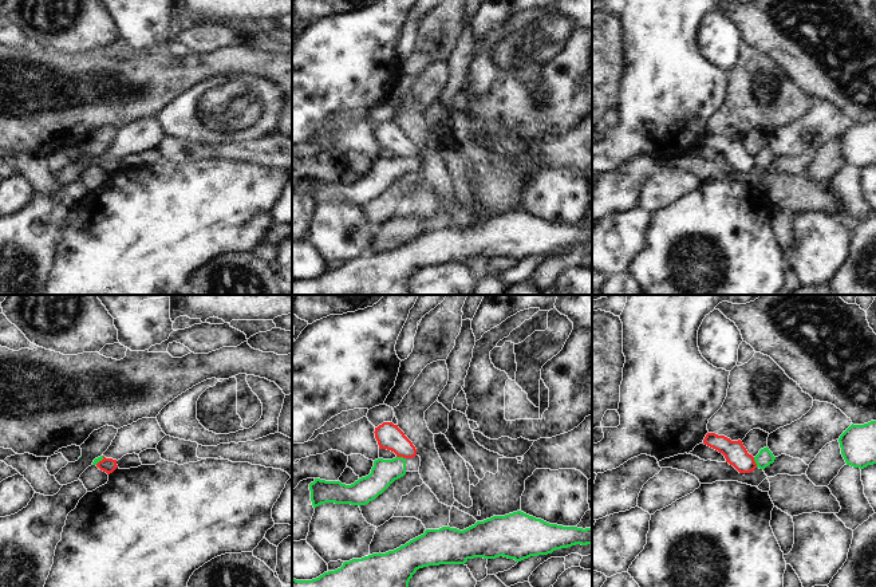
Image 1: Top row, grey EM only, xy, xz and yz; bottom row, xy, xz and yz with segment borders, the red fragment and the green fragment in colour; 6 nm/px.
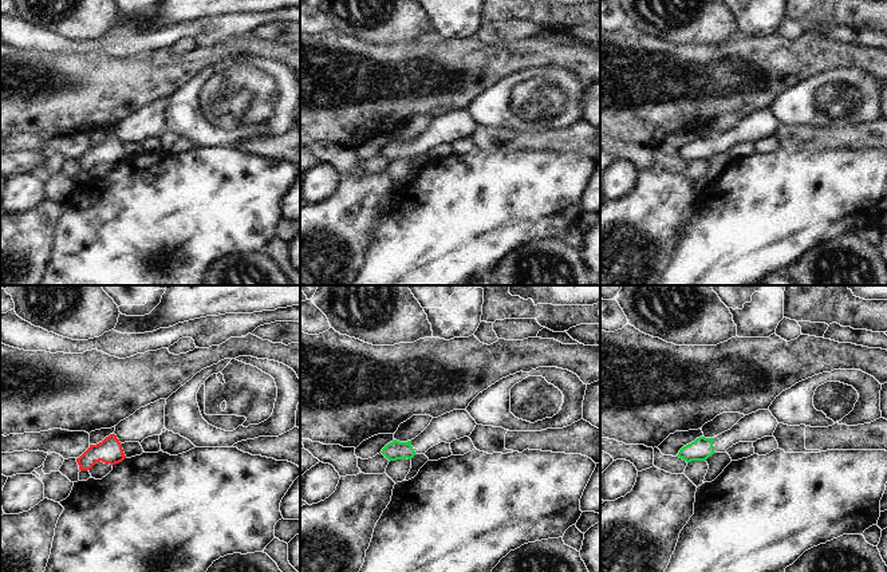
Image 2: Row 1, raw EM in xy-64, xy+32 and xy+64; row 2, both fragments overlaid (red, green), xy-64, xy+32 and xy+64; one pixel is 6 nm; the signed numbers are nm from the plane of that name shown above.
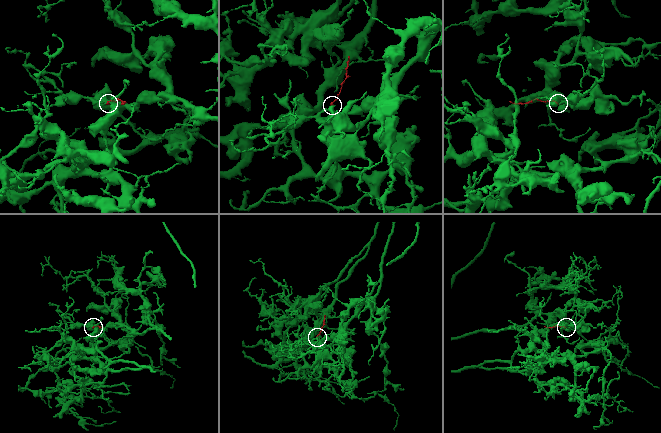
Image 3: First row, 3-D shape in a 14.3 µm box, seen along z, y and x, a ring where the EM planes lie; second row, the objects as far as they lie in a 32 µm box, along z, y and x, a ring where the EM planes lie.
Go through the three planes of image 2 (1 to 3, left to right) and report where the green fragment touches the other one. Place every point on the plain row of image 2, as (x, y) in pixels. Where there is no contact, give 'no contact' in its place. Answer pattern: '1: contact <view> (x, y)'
1: no contact
2: no contact
3: no contact

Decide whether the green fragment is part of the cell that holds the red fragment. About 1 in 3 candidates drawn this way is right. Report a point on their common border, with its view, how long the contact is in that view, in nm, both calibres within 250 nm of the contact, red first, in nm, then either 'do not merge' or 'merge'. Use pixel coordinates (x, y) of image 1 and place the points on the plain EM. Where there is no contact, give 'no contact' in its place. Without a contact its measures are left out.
contact yz (754, 162); length 70 nm; calibres 140 and 100 nm; do not merge

